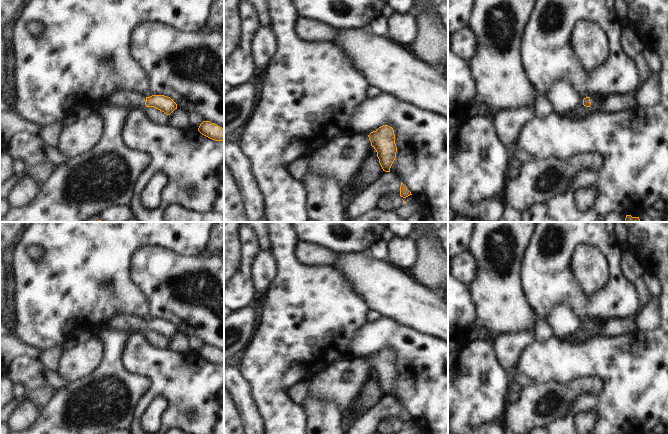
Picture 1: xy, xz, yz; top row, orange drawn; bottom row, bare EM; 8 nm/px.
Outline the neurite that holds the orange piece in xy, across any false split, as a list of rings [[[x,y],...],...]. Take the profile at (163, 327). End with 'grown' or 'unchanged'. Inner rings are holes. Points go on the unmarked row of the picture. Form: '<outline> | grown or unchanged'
[[[116,314],[108,323],[106,329],[114,329],[117,331],[124,331],[131,333],[144,333],[145,331],[154,331],[166,339],[170,339],[177,328],[170,321],[164,319],[152,319],[146,321],[134,315]]] | grown

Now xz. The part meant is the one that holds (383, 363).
[[[388,349],[369,359],[340,361],[327,367],[309,381],[307,396],[316,402],[333,404],[345,413],[353,408],[373,372],[383,395],[390,396],[397,371],[394,354]]] | grown

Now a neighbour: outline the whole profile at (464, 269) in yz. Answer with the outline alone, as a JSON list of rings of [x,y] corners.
[[[466,250],[450,260],[452,276],[462,284],[469,286],[477,274],[476,260],[471,252]]]

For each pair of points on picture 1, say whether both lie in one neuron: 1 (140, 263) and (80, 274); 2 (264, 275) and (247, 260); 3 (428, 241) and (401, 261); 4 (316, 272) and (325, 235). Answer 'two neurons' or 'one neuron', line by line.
1: two neurons
2: two neurons
3: two neurons
4: two neurons

